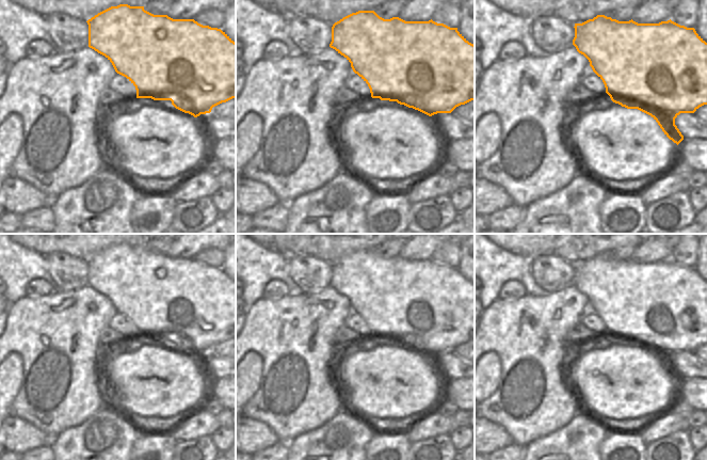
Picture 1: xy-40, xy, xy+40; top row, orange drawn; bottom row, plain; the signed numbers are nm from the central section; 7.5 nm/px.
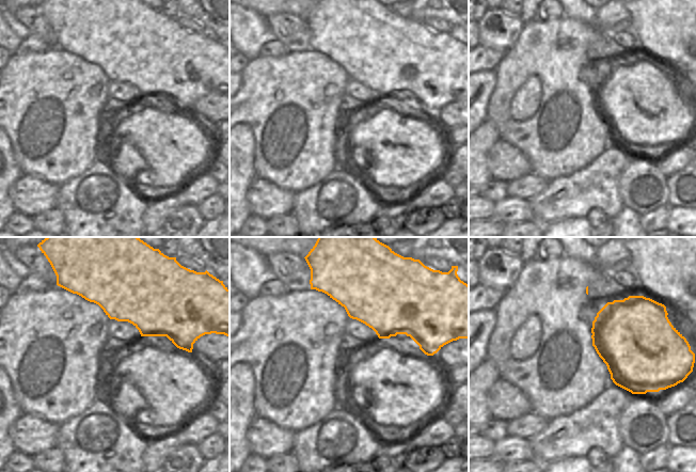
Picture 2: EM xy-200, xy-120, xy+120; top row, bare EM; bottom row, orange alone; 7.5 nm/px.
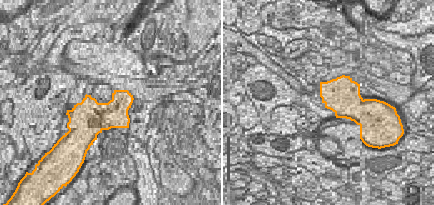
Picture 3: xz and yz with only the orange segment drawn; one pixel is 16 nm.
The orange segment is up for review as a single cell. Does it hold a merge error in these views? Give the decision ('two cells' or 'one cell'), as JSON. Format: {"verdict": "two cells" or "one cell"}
{"verdict": "two cells"}

